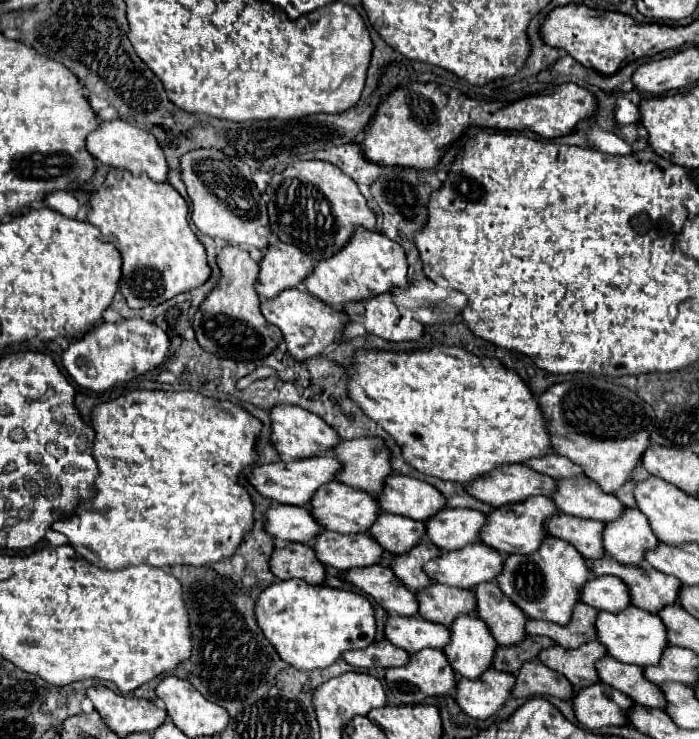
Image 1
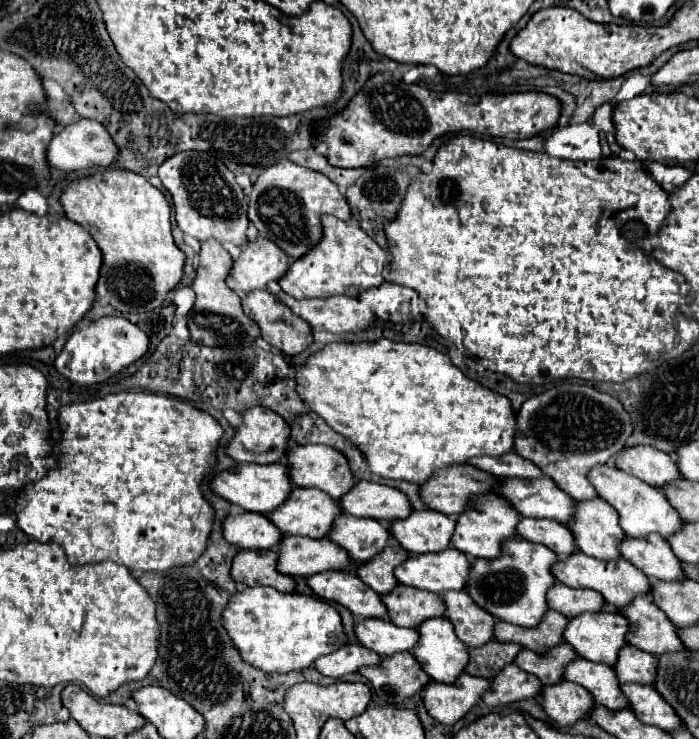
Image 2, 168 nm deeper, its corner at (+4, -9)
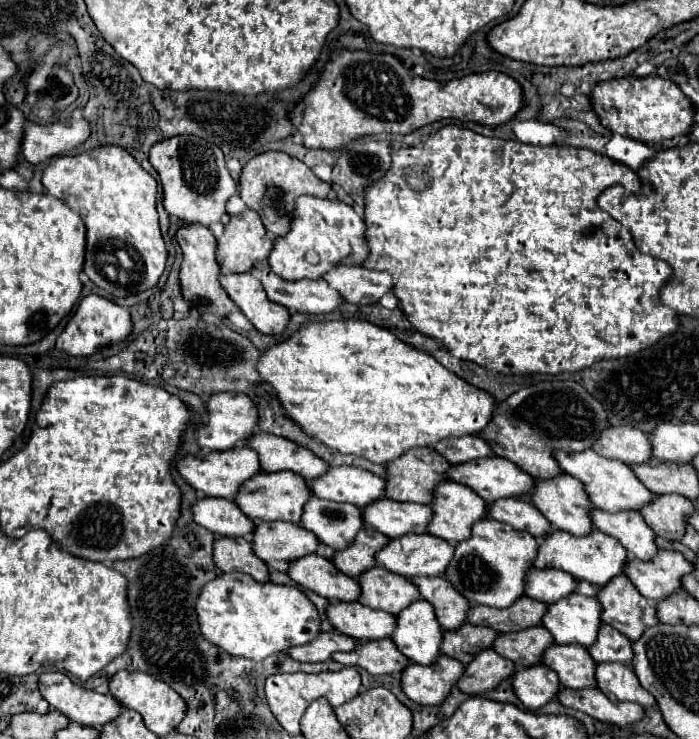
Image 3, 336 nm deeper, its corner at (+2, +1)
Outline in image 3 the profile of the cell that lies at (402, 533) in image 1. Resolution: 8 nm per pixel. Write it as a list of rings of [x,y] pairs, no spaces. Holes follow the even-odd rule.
[[[313,498],[303,512],[303,528],[311,530],[323,544],[335,550],[349,548],[363,526],[363,510],[355,504]]]

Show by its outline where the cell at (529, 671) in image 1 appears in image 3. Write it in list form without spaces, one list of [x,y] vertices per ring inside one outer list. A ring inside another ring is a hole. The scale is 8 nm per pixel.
[[[485,650],[473,664],[467,664],[465,674],[461,676],[457,688],[471,694],[479,696],[489,690],[495,690],[503,680],[509,680],[517,672],[515,664],[503,656],[499,656],[495,650]]]

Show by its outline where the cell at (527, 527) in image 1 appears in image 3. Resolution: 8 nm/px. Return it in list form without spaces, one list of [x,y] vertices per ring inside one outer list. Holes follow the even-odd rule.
[[[459,482],[443,484],[437,492],[437,504],[431,504],[431,508],[435,516],[429,534],[445,538],[449,544],[467,540],[473,524],[489,516],[487,502],[473,488]]]

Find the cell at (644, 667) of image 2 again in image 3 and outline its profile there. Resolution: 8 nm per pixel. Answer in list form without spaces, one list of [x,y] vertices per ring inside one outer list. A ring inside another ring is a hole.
[[[603,624],[597,644],[589,648],[589,654],[599,664],[601,662],[631,664],[633,662],[633,642],[625,634],[617,632],[615,628],[609,628],[609,624]]]

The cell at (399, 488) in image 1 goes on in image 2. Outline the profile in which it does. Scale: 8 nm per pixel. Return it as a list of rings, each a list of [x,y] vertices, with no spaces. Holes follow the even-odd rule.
[[[359,480],[337,502],[345,514],[385,522],[391,522],[395,518],[407,518],[411,512],[409,500],[403,492],[367,480]]]

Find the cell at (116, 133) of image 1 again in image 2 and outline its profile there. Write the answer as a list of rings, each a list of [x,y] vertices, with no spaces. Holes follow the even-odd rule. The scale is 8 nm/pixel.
[[[79,120],[61,130],[57,130],[47,146],[47,164],[57,170],[87,170],[87,168],[107,168],[115,162],[119,150],[109,138],[103,124],[95,120]]]

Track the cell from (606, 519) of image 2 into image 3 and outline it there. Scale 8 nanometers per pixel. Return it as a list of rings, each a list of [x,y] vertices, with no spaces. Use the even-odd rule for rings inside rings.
[[[563,474],[553,480],[537,480],[537,492],[533,492],[531,502],[543,512],[543,516],[547,516],[547,520],[551,520],[553,528],[565,530],[575,536],[589,536],[595,528],[593,520],[591,520],[591,512],[593,512],[591,498],[589,498],[585,486],[581,484],[581,480],[577,480],[569,474]]]

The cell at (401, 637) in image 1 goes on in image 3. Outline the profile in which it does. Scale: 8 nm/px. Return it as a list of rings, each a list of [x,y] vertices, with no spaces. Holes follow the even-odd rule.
[[[337,602],[327,608],[329,622],[337,626],[337,630],[353,636],[359,642],[389,638],[397,628],[397,616],[373,610],[363,606],[361,602]]]

